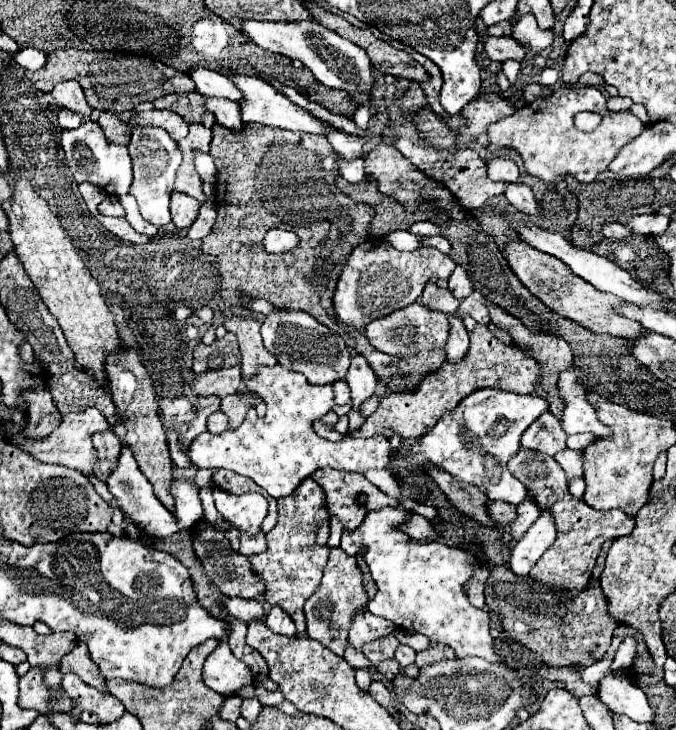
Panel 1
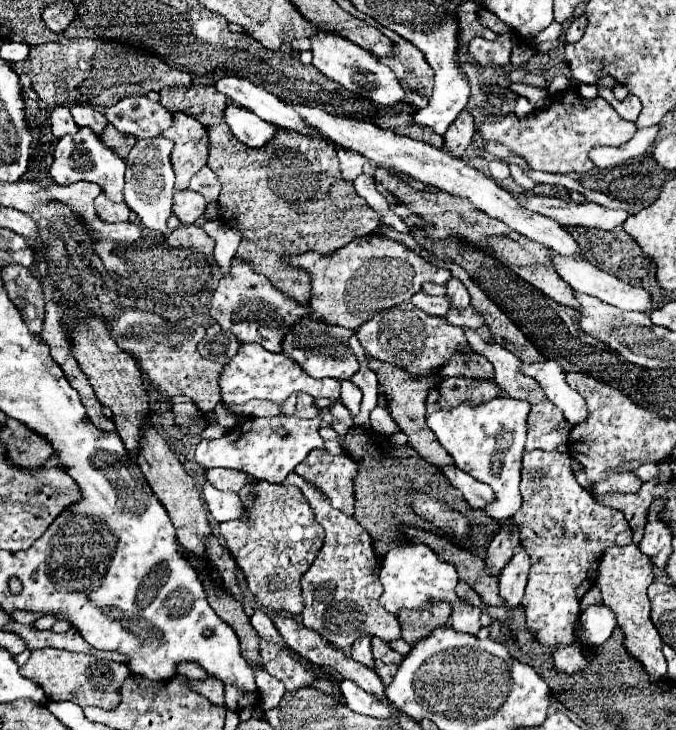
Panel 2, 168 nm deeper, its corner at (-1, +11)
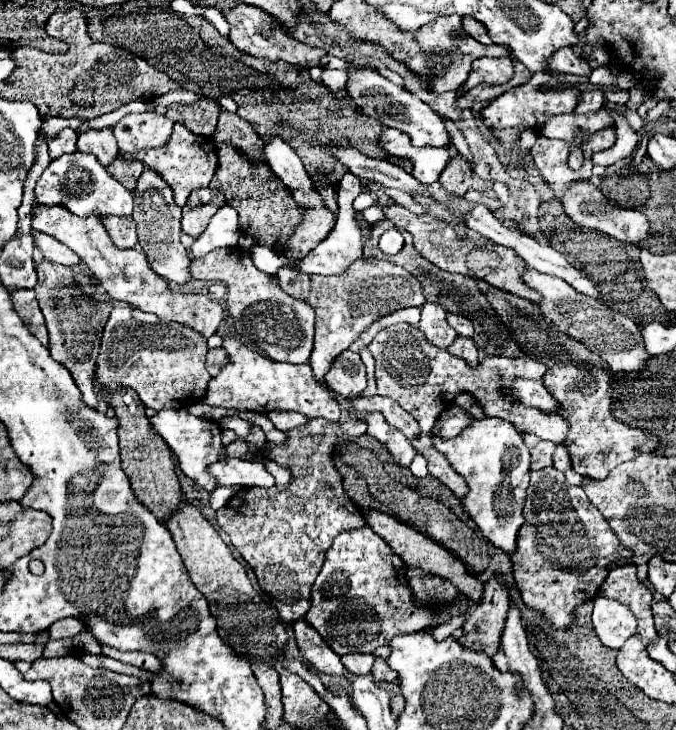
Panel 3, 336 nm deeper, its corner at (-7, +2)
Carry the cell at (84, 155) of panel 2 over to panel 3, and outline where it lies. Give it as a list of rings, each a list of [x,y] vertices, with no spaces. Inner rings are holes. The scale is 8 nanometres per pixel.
[[[78,151],[54,159],[36,181],[34,195],[38,205],[48,205],[48,207],[64,205],[64,209],[68,209],[70,213],[78,217],[132,215],[132,203],[134,203],[132,193],[124,185],[120,185],[116,179],[112,179],[108,171],[96,161],[96,157],[92,157],[90,153],[78,153]]]

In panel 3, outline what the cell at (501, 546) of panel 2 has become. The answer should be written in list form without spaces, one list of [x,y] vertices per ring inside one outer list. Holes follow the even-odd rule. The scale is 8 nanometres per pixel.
[[[492,579],[484,587],[482,601],[472,609],[462,627],[464,635],[460,637],[460,645],[486,653],[490,659],[494,659],[494,655],[500,651],[500,633],[504,629],[508,609],[508,589],[500,583],[500,579]]]

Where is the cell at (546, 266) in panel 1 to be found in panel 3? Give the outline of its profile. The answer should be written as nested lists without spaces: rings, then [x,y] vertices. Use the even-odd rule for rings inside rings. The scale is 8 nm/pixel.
[[[394,201],[386,203],[386,219],[390,219],[398,229],[408,231],[414,237],[414,247],[422,257],[426,257],[430,263],[436,267],[450,271],[450,273],[460,273],[460,275],[470,275],[474,279],[482,279],[488,285],[514,293],[516,297],[528,299],[528,301],[540,301],[540,293],[528,289],[520,273],[524,269],[524,261],[508,247],[496,245],[494,241],[482,237],[480,233],[468,229],[466,225],[450,225],[444,221],[438,221],[430,215],[412,215],[408,209],[396,205]]]

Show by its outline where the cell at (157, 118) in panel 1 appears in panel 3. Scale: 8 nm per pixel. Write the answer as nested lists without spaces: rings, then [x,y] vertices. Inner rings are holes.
[[[154,111],[130,113],[122,117],[114,127],[114,137],[122,153],[138,153],[142,149],[160,147],[172,133],[172,121],[166,115]]]

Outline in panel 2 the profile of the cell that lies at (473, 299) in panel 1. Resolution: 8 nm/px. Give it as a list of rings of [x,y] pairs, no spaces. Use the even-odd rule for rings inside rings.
[[[468,306],[468,308],[450,308],[450,312],[446,314],[446,320],[454,326],[460,326],[460,328],[480,328],[482,326],[482,314],[474,308],[474,306]]]

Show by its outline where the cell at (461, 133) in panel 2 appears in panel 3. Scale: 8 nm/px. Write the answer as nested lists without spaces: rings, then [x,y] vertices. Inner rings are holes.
[[[460,155],[452,157],[448,167],[444,169],[444,173],[440,175],[442,189],[452,195],[452,197],[462,197],[470,187],[472,187],[472,169],[470,163],[466,159],[462,159]]]

